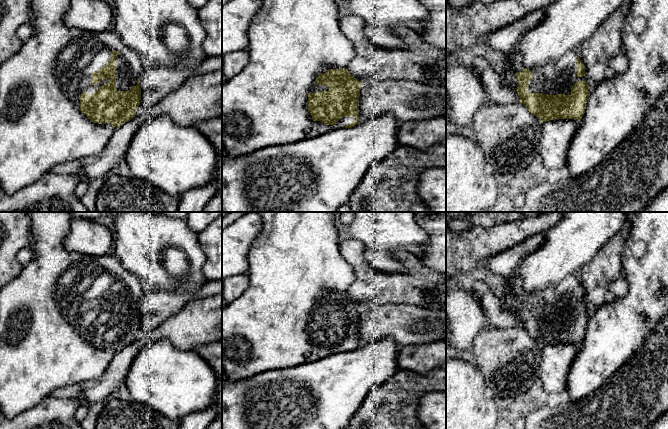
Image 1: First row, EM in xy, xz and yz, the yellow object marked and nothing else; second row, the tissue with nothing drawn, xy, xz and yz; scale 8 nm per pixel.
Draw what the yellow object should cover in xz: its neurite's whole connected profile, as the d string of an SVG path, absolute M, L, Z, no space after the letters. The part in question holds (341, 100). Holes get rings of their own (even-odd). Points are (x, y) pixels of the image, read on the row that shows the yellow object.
M263 0L262 7L248 30L248 63L240 73L227 79L222 85L222 144L229 156L238 157L270 146L292 144L359 124L359 96L362 83L347 69L349 62L355 57L355 51L351 41L341 31L338 12L336 0Z

